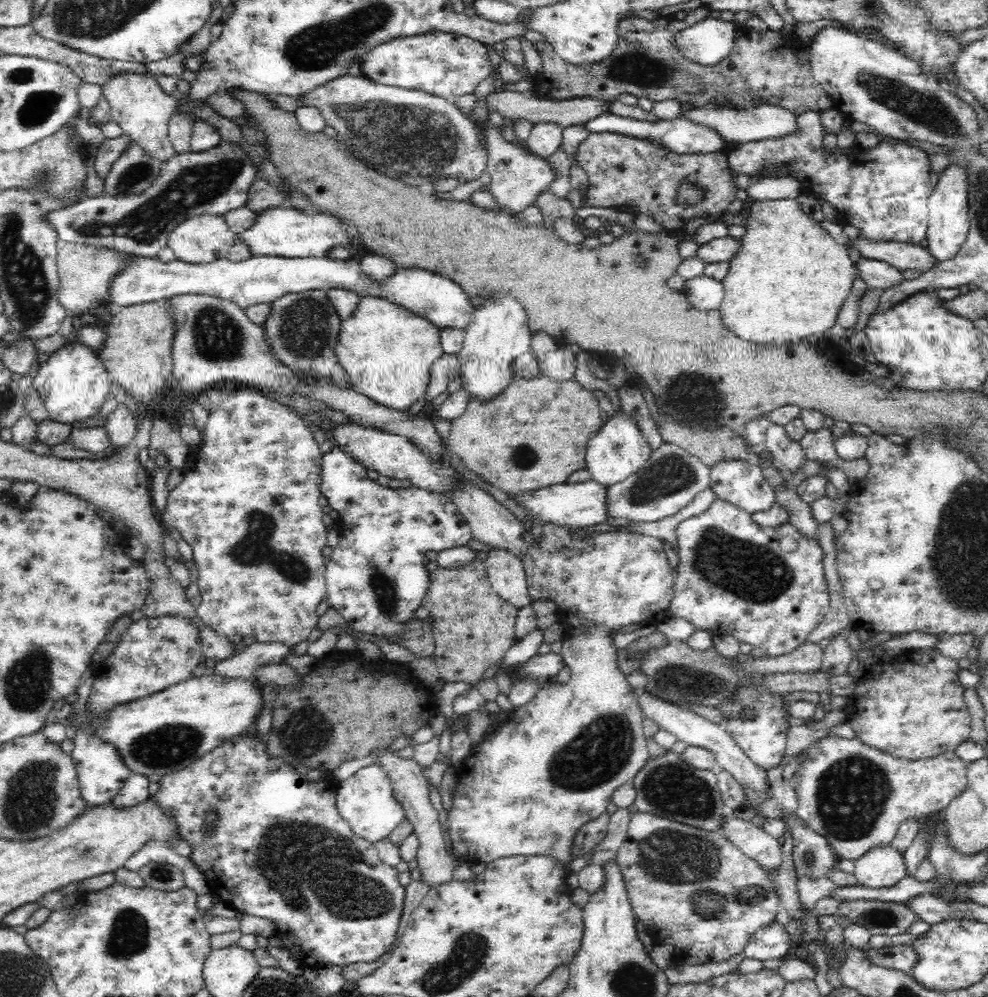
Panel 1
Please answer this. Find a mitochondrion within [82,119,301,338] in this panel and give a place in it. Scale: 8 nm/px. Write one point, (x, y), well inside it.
(136, 176)

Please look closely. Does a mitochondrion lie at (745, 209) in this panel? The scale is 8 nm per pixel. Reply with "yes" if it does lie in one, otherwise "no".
no

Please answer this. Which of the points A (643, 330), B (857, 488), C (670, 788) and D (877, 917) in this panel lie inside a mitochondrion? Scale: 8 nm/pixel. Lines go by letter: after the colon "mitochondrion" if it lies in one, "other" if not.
A: other
B: other
C: mitochondrion
D: mitochondrion

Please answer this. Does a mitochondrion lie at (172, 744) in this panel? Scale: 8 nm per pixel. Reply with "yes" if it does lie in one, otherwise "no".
yes

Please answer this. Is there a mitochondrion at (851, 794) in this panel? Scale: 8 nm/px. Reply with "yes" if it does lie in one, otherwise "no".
yes

